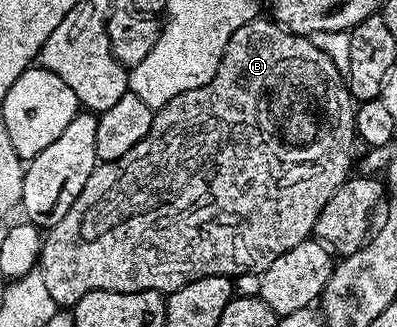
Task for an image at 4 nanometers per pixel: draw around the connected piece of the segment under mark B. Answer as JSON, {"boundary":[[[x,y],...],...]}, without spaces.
{"boundary":[[[257,16],[252,22],[242,24],[226,44],[218,72],[202,88],[194,88],[174,96],[161,110],[155,111],[150,124],[150,132],[126,156],[113,162],[100,162],[90,172],[86,188],[78,192],[78,200],[70,204],[70,212],[62,216],[57,226],[51,227],[43,235],[38,269],[50,296],[54,296],[57,307],[71,308],[86,292],[113,290],[123,294],[137,294],[143,290],[171,292],[190,284],[199,278],[209,278],[215,274],[235,276],[241,272],[262,272],[282,252],[290,252],[298,244],[309,241],[315,231],[316,221],[322,208],[334,196],[334,192],[350,176],[352,166],[352,142],[356,136],[356,108],[345,75],[340,74],[330,56],[316,48],[308,36],[286,30],[279,22],[268,16]]]}

